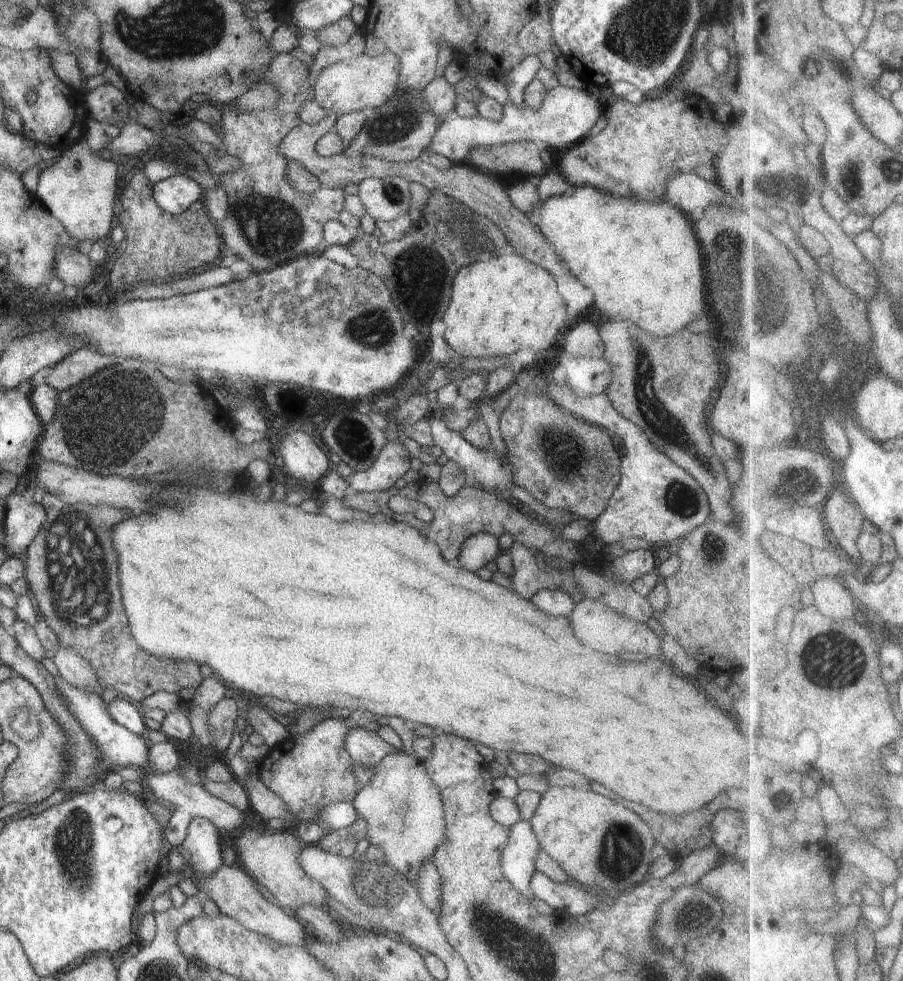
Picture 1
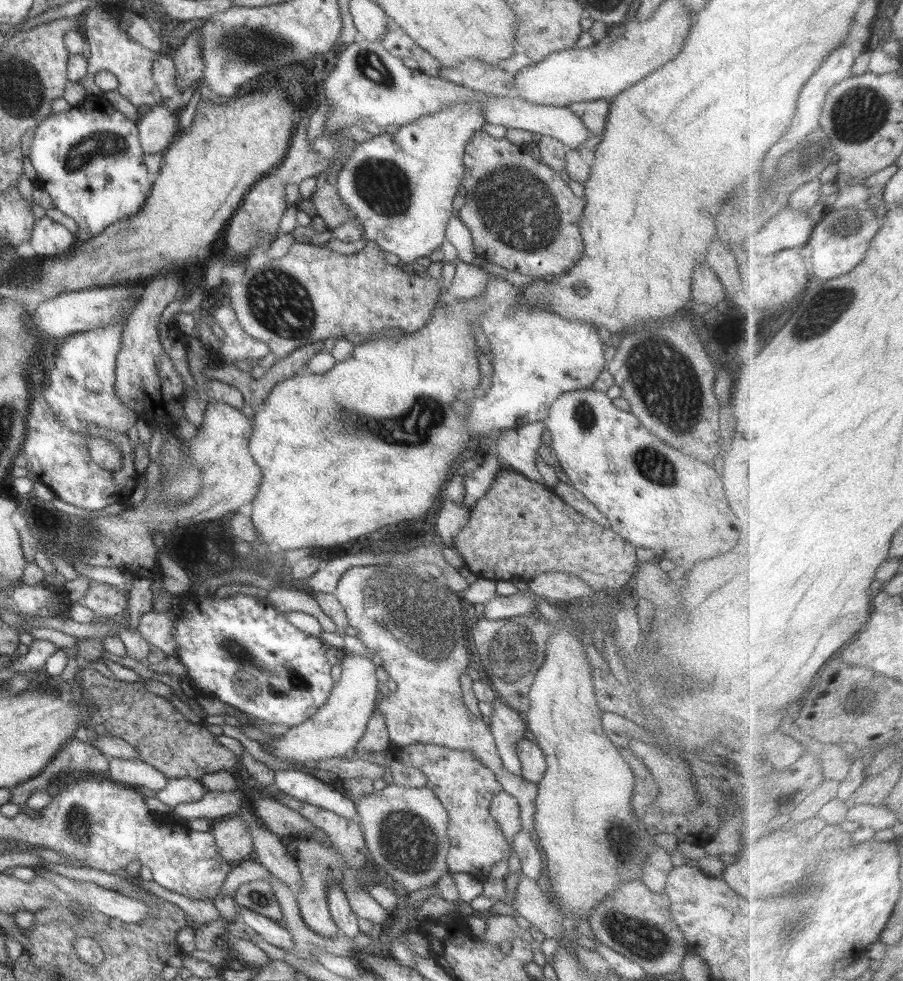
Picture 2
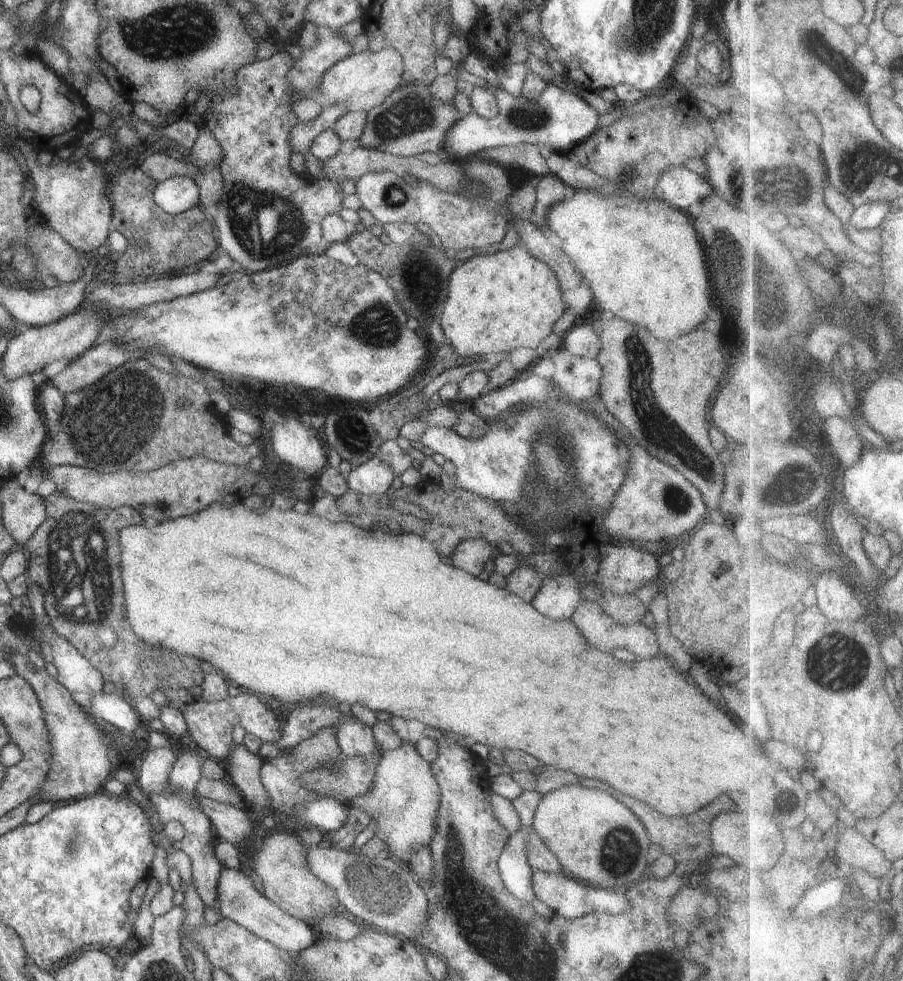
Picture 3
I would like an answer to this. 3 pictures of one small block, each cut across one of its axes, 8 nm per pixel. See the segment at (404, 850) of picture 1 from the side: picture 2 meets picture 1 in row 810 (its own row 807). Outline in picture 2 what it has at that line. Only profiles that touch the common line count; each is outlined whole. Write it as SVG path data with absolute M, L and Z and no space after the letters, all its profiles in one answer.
M392 784L390 786L386 786L386 788L383 790L375 791L362 799L358 799L358 801L354 801L354 804L356 806L356 812L359 818L358 822L363 830L366 849L368 850L371 864L375 867L384 868L384 870L386 870L386 872L392 876L395 882L398 882L400 885L406 888L406 897L419 888L426 888L431 886L431 884L436 883L439 878L444 876L448 871L446 855L448 855L448 849L450 849L450 842L446 829L448 829L448 821L450 821L450 818L448 818L448 814L440 800L436 797L436 795L434 795L434 792L432 792L429 787L406 788L404 786Z

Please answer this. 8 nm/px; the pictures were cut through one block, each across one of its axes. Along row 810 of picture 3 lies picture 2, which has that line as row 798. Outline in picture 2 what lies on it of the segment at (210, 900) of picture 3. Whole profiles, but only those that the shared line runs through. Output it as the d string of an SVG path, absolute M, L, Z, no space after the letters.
M172 778L156 794L156 799L173 809L182 802L200 801L207 793L207 789L196 779Z

